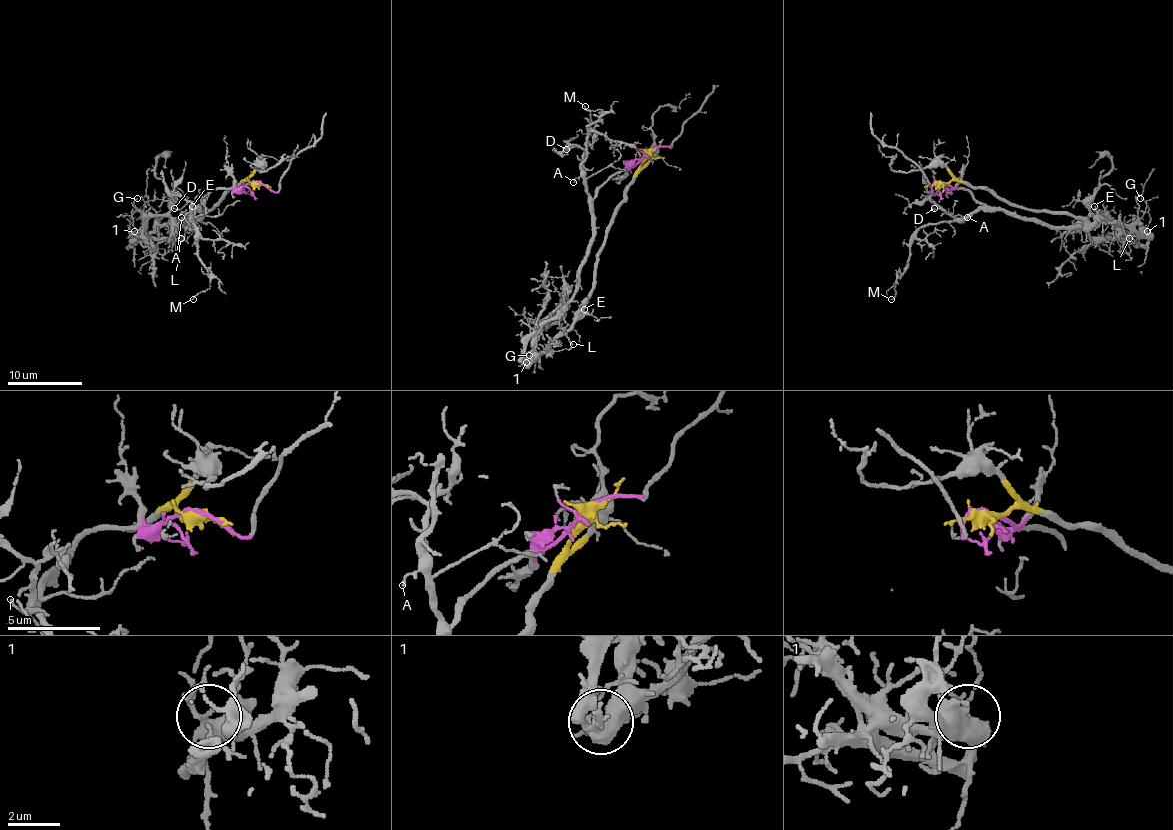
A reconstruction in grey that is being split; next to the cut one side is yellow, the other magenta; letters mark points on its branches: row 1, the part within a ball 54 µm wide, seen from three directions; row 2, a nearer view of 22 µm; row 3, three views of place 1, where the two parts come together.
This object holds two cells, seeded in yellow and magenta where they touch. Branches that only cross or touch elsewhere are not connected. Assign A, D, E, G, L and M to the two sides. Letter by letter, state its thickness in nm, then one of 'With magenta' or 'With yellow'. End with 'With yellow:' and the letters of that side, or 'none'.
A: Thickness 100 nm. With magenta
D: Thickness 140 nm. With magenta
E: Thickness 80 nm. With yellow
G: Thickness 80 nm. With yellow
L: Thickness 140 nm. With yellow
M: Thickness 120 nm. With magenta
With yellow: E, G, L

